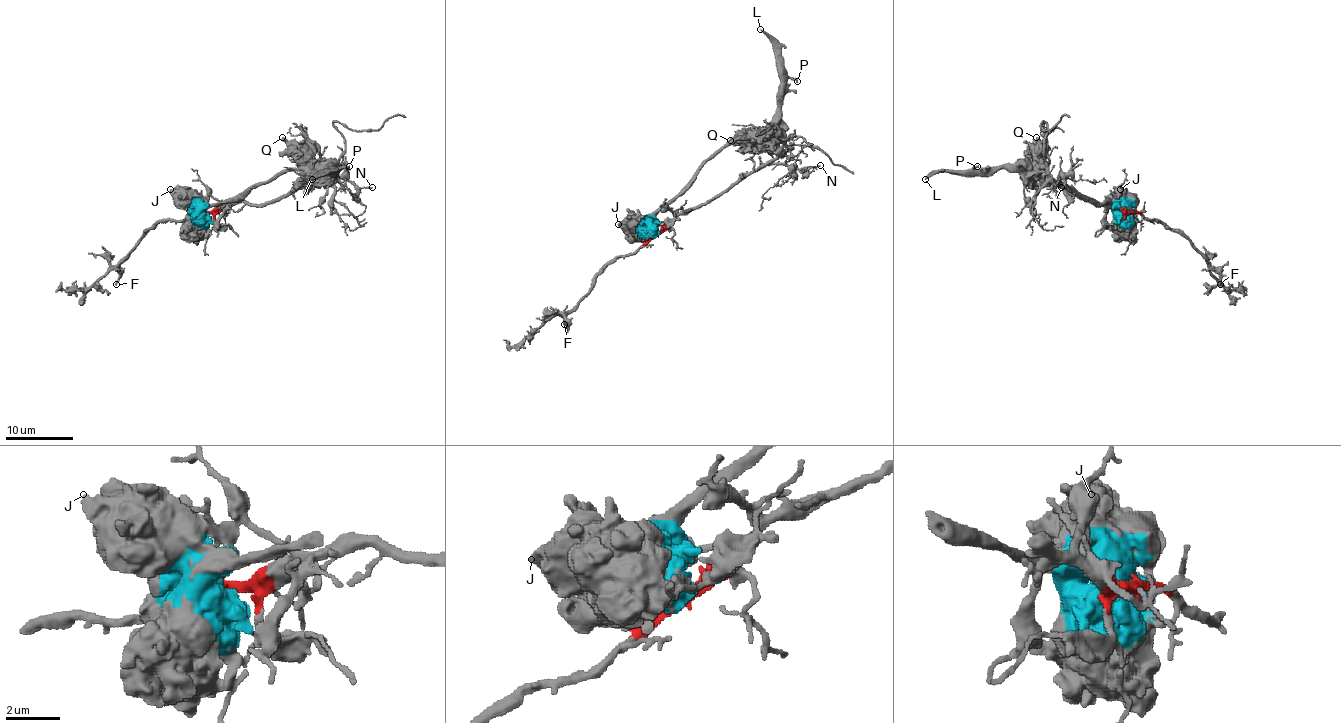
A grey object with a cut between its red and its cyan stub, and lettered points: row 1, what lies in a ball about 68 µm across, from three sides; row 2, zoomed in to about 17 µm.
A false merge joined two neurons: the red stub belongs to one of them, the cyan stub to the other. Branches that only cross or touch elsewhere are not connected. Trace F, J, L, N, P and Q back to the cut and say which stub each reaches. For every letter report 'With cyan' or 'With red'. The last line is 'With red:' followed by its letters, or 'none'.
F: With red
J: With cyan
L: With cyan
N: With red
P: With cyan
Q: With cyan
With red: F, N

